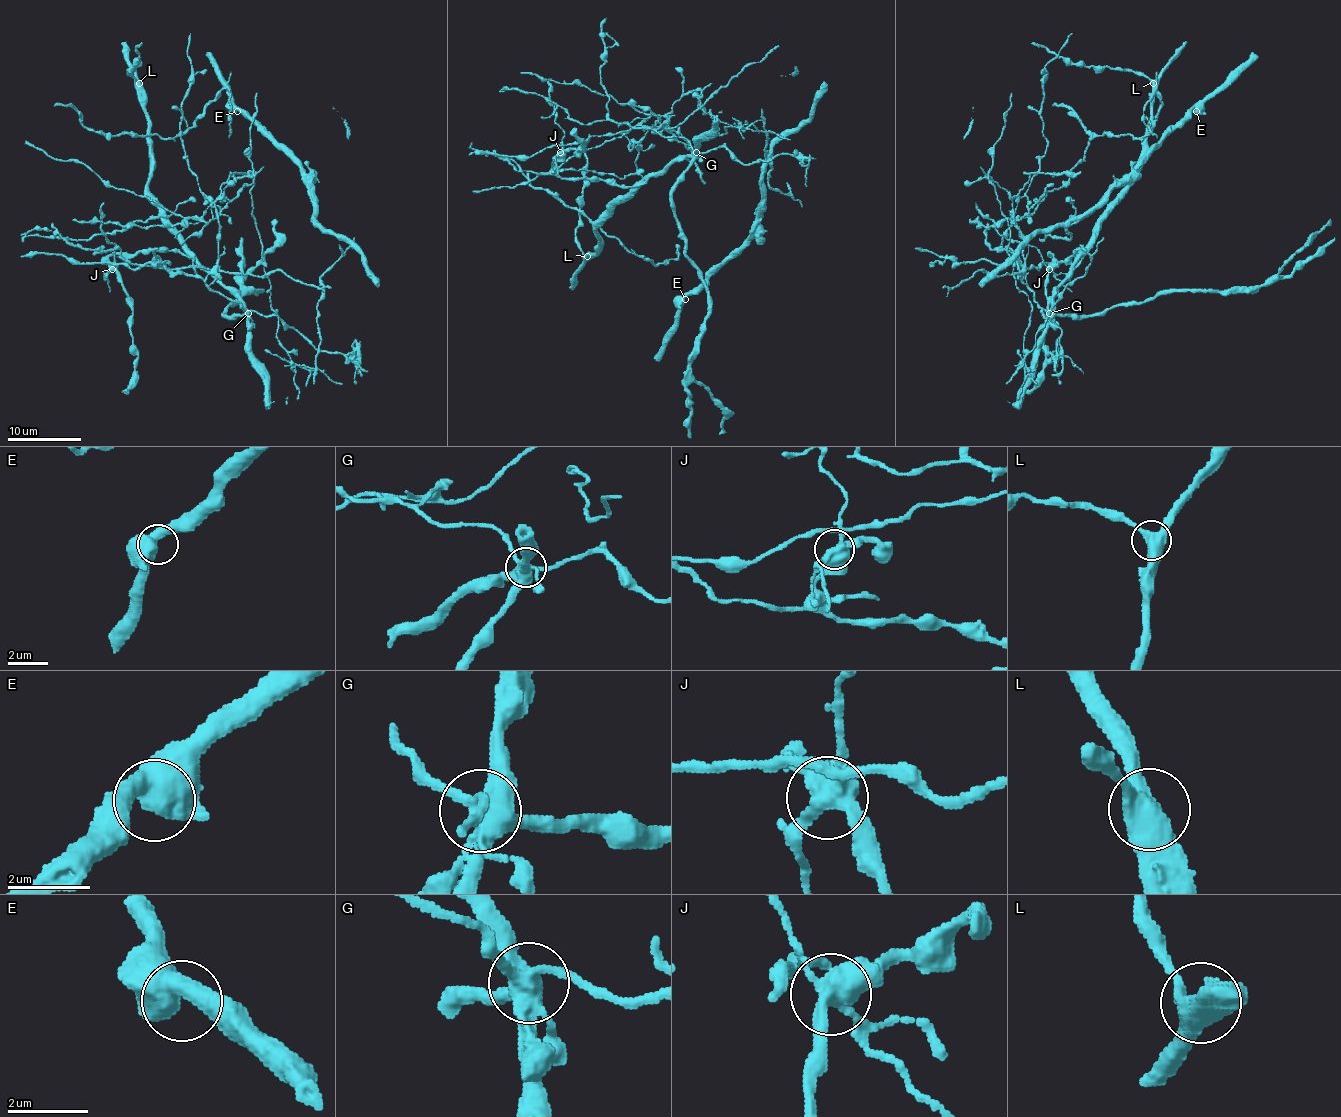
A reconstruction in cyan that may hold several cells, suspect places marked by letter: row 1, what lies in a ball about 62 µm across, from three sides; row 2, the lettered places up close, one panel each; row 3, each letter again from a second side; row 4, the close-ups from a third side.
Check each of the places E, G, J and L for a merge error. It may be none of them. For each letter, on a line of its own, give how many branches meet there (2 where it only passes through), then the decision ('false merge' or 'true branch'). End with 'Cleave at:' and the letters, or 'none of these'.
E: branches 2; true branch
G: branches 6; false merge
J: branches 4; false merge
L: branches 3; true branch
Cleave at: G, J

